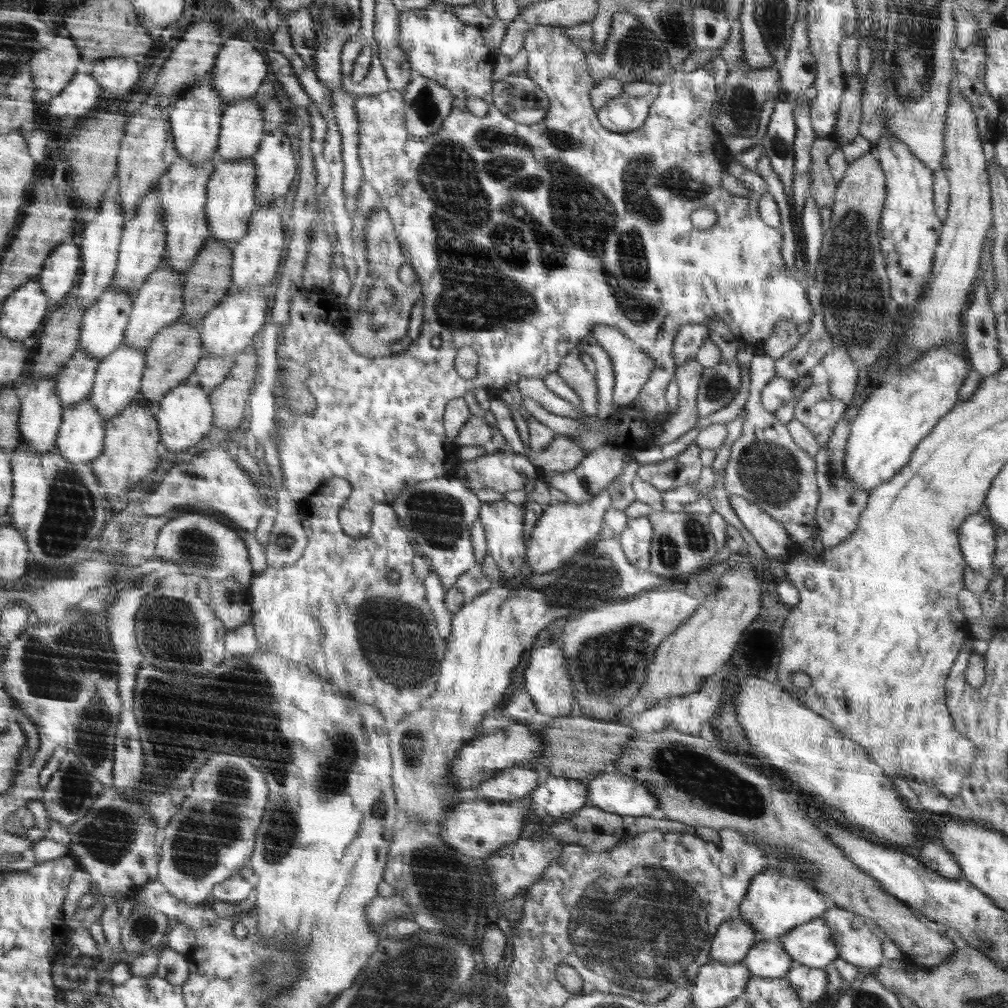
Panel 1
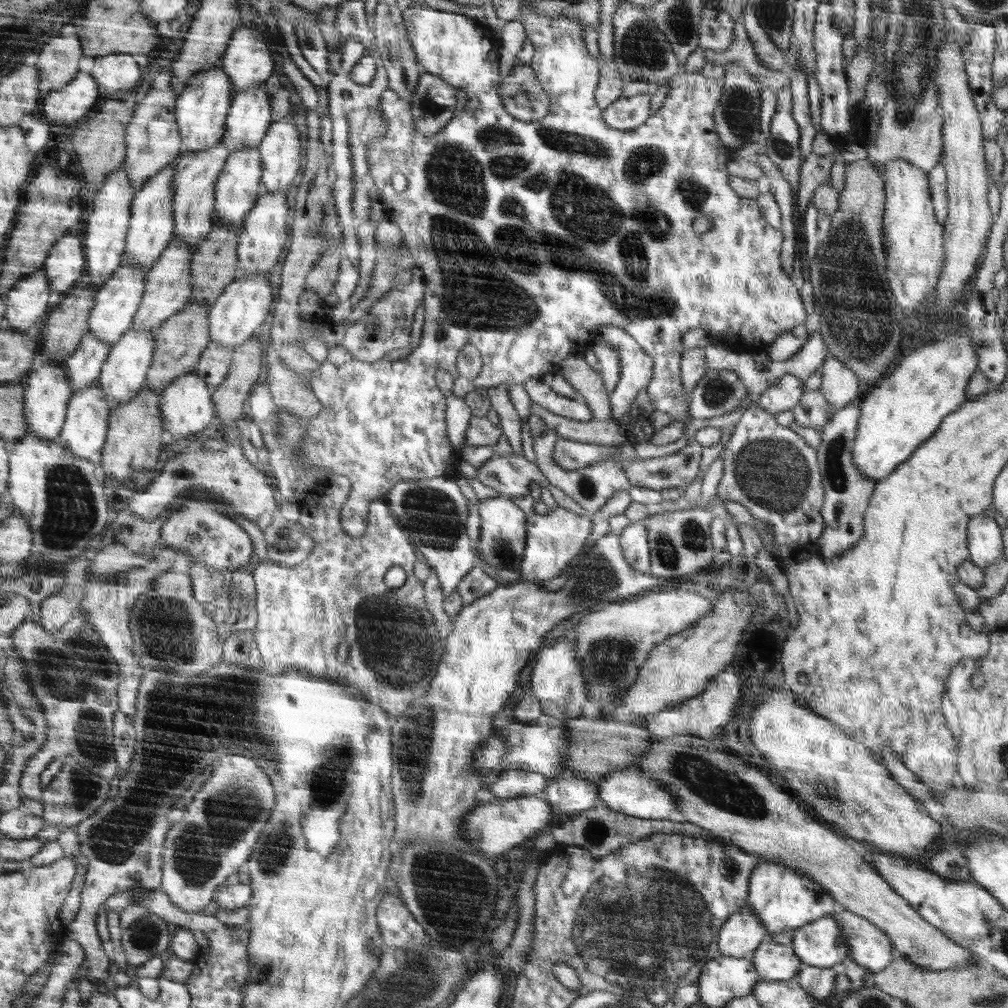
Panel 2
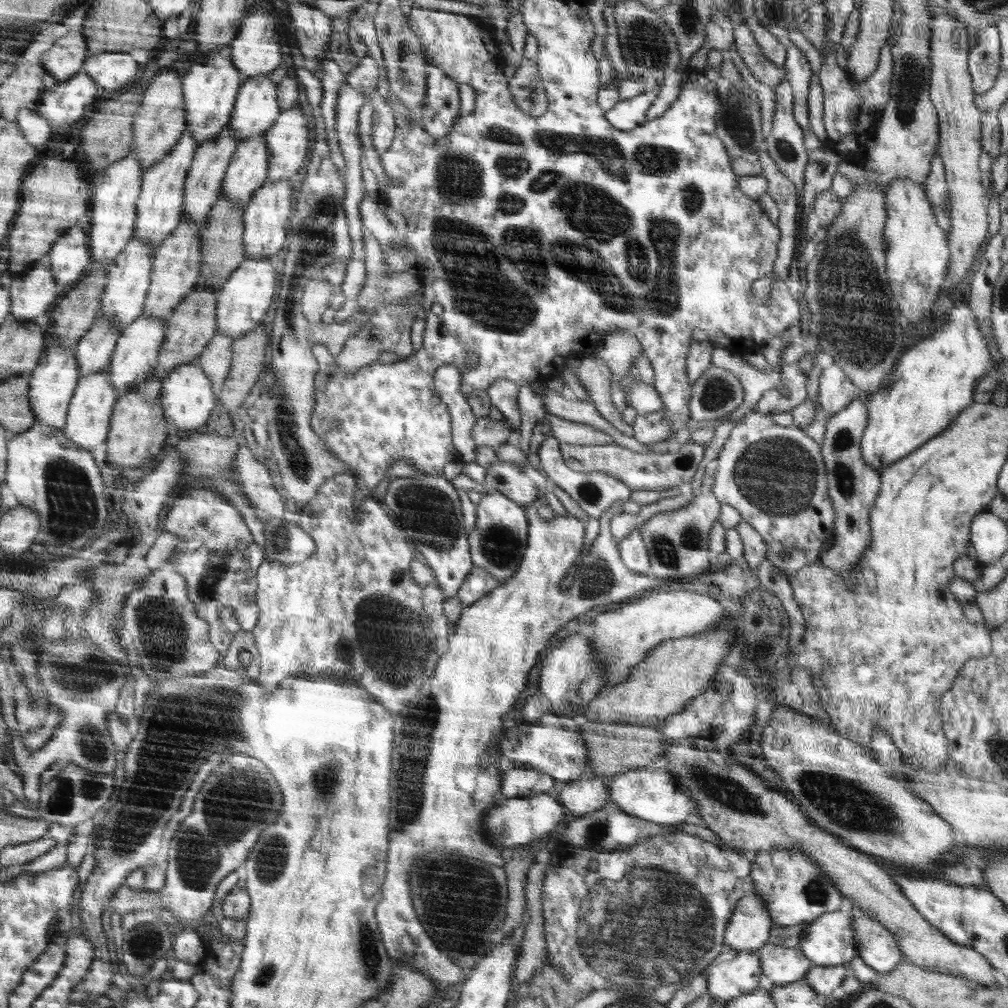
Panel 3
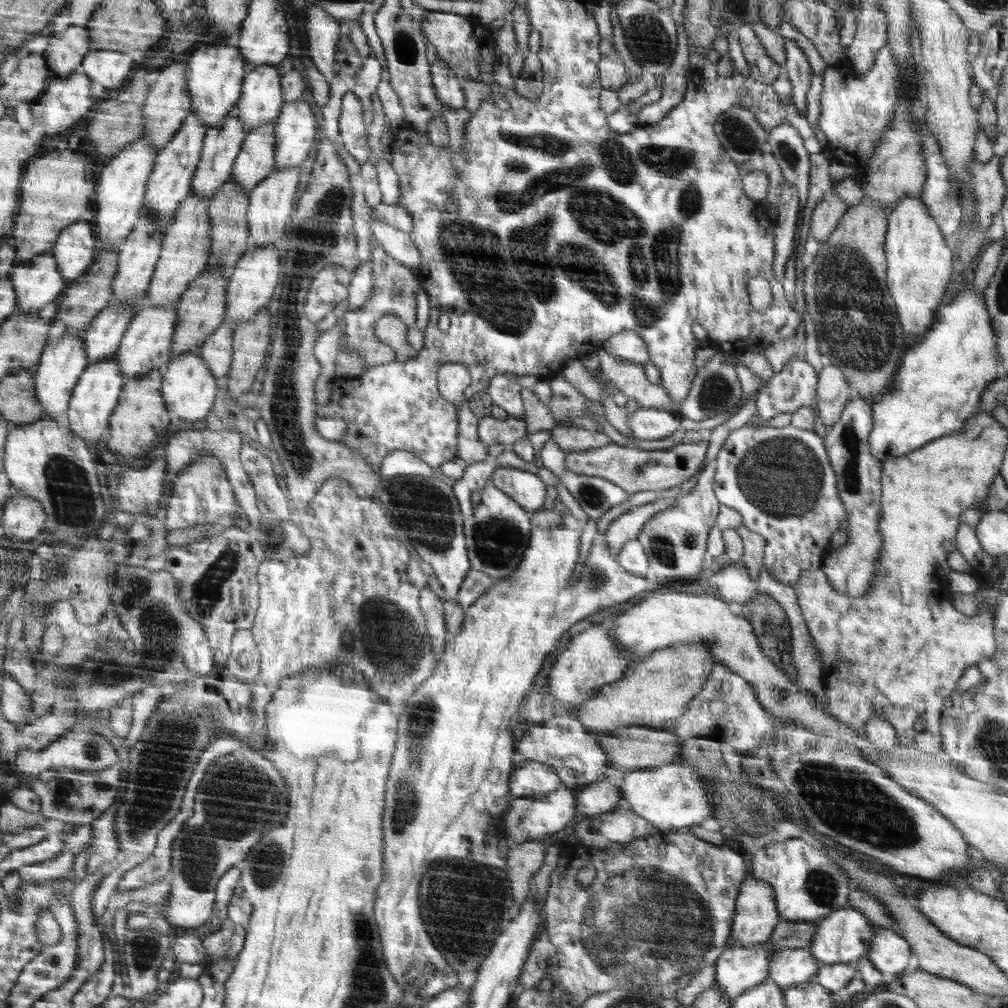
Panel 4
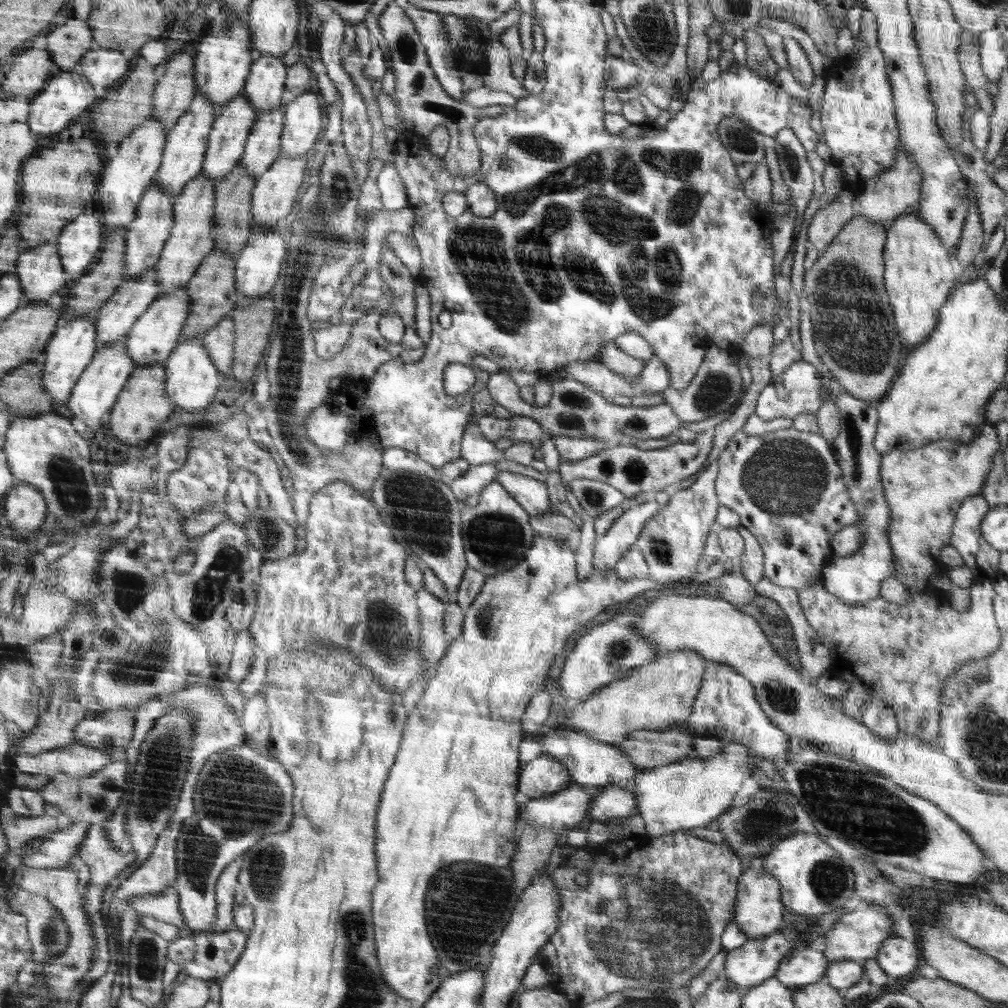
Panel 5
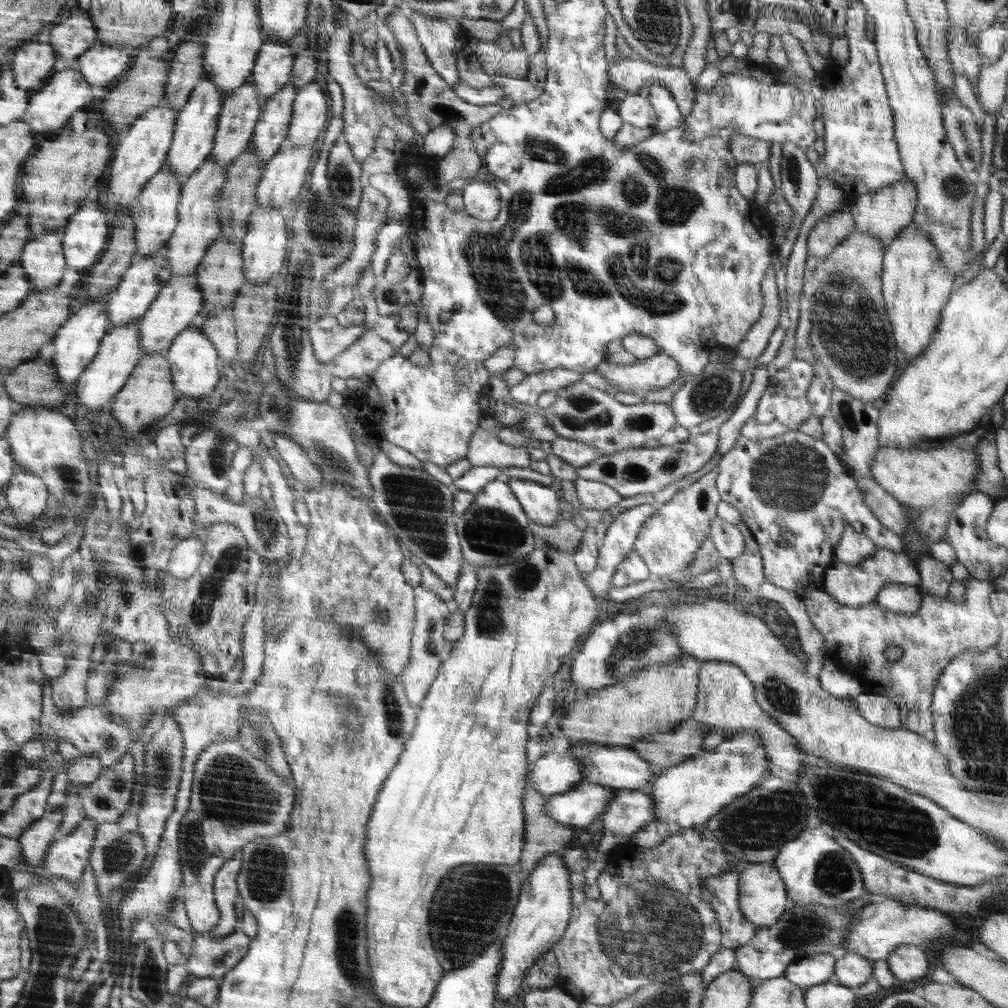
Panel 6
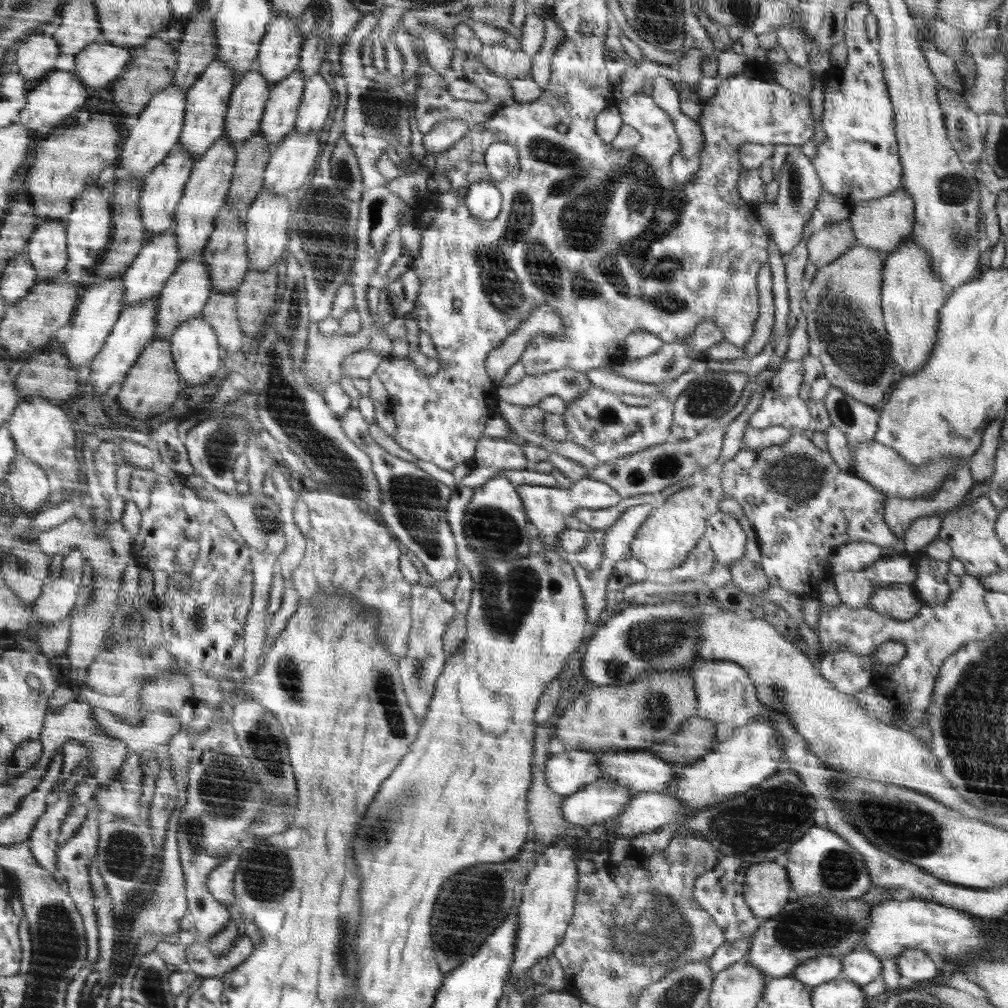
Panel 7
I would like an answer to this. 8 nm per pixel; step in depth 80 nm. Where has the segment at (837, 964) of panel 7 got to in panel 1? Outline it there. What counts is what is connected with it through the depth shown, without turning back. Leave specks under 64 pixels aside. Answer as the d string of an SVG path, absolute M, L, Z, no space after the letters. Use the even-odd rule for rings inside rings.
M780 938L756 942L742 961L751 968L754 978L786 978L794 966L792 957L782 948Z

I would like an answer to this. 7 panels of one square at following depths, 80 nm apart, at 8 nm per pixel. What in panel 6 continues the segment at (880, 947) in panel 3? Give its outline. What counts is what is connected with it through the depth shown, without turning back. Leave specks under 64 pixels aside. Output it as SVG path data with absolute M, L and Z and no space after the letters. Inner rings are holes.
M899 944L886 958L890 973L898 981L912 981L931 972L935 963L928 951L911 944Z

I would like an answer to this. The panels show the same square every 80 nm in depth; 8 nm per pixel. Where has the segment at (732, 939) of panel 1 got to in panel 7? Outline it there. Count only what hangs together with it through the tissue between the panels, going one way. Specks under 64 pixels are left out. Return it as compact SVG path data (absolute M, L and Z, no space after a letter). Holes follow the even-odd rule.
M775 861L752 865L743 887L744 903L760 923L780 915L793 896L788 869Z

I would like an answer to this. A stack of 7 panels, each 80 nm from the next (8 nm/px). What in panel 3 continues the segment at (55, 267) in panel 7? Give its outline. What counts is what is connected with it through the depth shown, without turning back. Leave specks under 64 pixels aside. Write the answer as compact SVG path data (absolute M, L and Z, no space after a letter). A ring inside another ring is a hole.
M38 264L32 272L21 272L18 280L11 287L13 309L12 319L21 322L33 322L44 312L50 313L64 292L58 280L52 274L52 268L46 264Z

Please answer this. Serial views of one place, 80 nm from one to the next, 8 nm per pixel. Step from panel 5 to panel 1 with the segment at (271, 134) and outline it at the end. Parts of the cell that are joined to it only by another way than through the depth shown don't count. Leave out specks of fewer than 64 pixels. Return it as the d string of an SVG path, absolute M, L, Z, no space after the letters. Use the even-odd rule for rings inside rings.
M253 156L240 160L215 164L216 176L212 176L212 200L208 200L208 216L212 216L212 239L226 244L234 250L235 245L247 235L251 216L258 209L256 203L256 161Z

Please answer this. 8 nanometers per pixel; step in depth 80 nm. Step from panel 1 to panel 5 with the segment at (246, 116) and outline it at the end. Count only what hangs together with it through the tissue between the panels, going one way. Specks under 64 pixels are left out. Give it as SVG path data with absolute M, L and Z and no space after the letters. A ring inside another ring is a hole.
M258 56L251 64L251 74L243 92L254 105L256 120L268 110L278 108L286 82L286 66L278 58Z

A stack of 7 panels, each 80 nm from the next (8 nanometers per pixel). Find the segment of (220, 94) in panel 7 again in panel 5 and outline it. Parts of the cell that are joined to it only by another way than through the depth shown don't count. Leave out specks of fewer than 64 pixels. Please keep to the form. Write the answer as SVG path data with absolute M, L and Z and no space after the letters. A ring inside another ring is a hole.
M196 89L195 98L192 99L191 106L186 114L182 115L176 126L167 134L166 150L163 152L163 162L157 172L155 182L164 190L168 190L169 196L174 199L180 196L191 180L194 180L203 170L203 163L208 148L209 136L214 122L218 118L218 112L214 101L207 96L206 92Z

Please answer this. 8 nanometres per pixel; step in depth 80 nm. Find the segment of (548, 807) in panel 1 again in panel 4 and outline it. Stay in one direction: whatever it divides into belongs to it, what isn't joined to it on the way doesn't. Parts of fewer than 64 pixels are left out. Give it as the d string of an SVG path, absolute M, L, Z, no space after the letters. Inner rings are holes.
M604 780L582 784L574 789L576 808L586 816L610 812L622 800L620 789Z

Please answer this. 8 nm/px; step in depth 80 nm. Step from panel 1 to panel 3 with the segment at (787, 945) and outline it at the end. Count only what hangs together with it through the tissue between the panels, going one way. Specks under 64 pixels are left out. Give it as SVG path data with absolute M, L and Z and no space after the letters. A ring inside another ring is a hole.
M854 910L827 912L826 915L809 923L807 929L803 930L798 947L801 953L813 962L814 967L844 966L859 956L859 943L854 927L856 914L857 912Z

